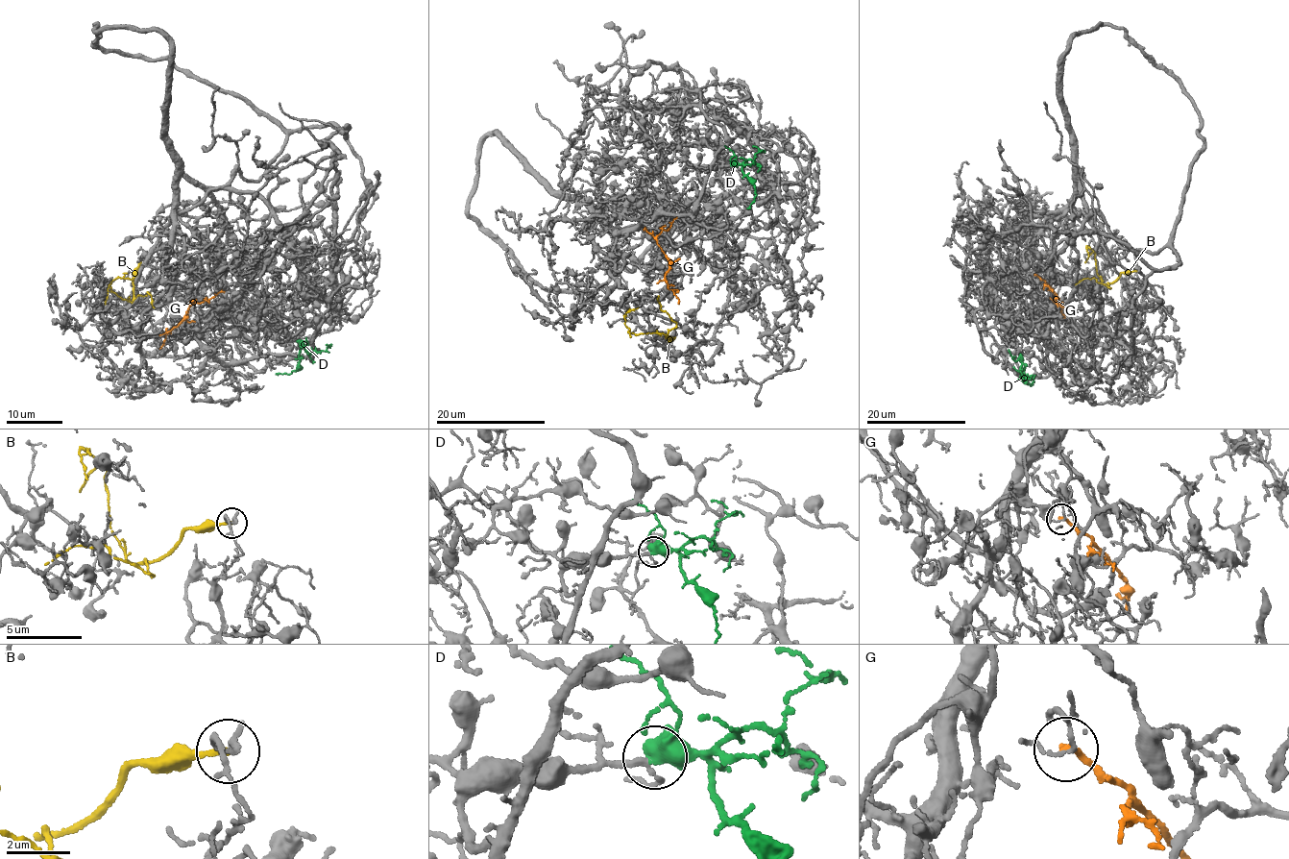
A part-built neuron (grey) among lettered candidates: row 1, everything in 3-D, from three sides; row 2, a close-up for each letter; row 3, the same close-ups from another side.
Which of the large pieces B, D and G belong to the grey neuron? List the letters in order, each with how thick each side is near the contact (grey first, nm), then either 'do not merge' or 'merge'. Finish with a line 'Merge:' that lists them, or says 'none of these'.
B: 120 nm thick on the grey side, 170 nm on the other; do not merge
D: 140 nm thick on the grey side, 480 nm on the other; merge
G: 100 nm thick on the grey side, 200 nm on the other; do not merge
Merge: D

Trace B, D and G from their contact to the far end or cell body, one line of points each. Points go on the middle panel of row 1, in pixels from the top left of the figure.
B: (674, 337), (630, 331), (624, 323), (625, 314), (639, 307)
D: (732, 164), (741, 165), (744, 175), (751, 180), (756, 194), (747, 208)
G: (644, 227), (670, 261), (665, 280), (678, 304)

